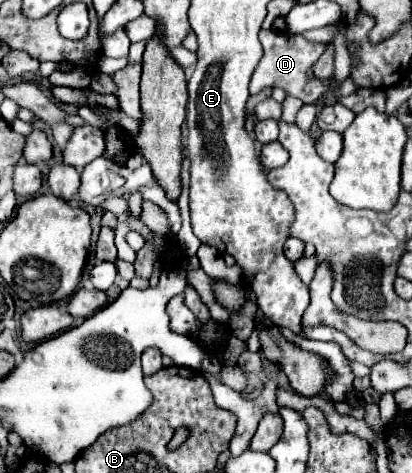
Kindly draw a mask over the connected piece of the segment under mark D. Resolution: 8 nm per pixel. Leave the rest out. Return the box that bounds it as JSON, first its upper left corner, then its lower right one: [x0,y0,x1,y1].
[252,29,332,103]

